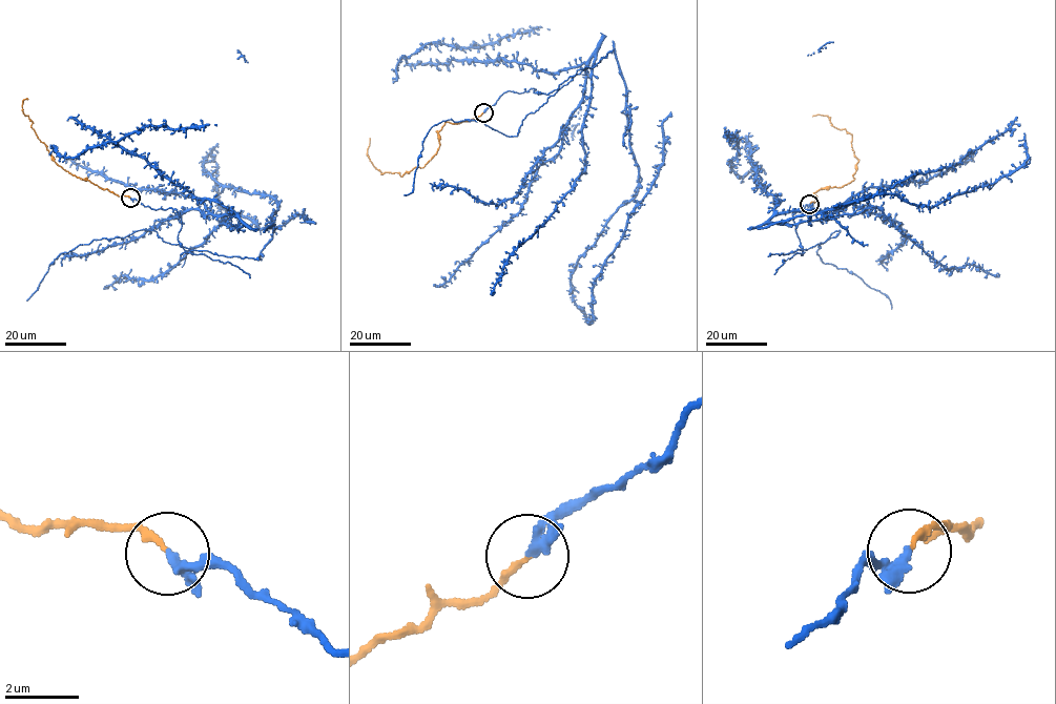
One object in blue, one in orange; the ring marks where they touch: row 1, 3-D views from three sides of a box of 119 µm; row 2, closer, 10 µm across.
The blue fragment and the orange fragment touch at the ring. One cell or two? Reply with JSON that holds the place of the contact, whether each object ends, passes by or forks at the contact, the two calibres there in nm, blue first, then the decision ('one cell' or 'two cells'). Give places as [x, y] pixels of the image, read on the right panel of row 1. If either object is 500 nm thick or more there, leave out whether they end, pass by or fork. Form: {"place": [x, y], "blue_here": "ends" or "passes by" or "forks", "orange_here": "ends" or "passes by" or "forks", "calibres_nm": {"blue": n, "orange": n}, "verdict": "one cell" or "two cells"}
{"place": [809, 204], "blue_here": "ends", "orange_here": "ends", "calibres_nm": {"blue": 280, "orange": 180}, "verdict": "one cell"}

